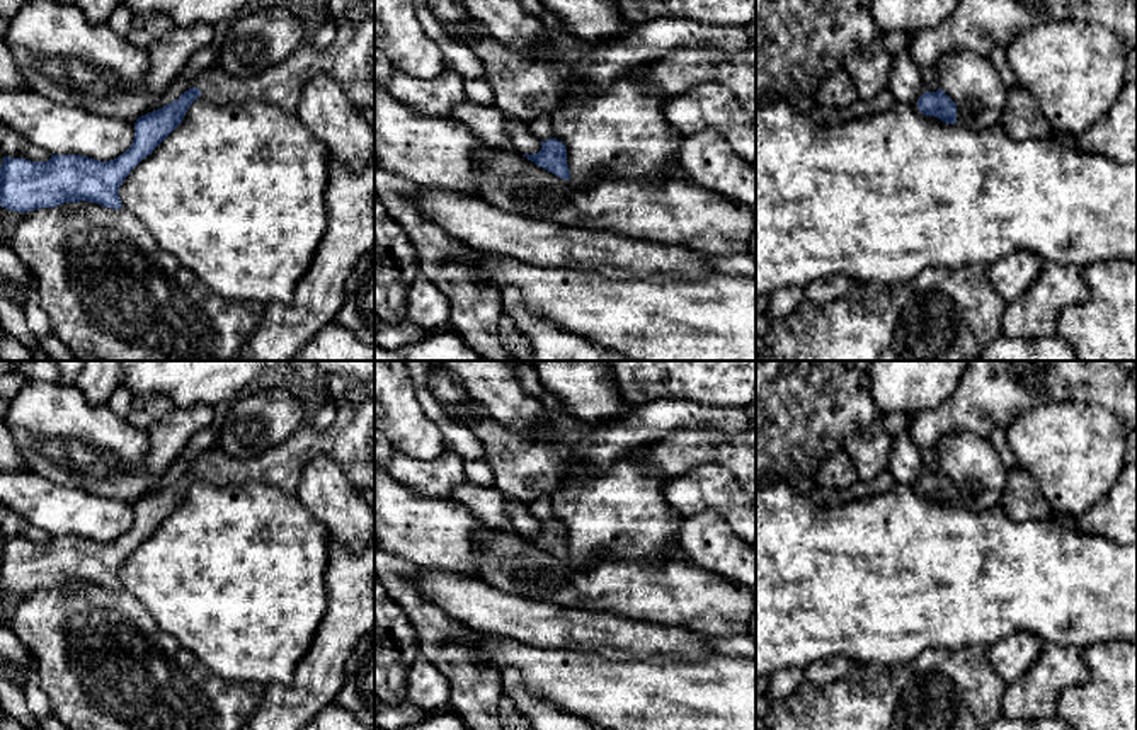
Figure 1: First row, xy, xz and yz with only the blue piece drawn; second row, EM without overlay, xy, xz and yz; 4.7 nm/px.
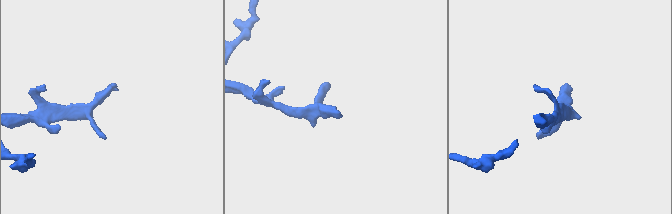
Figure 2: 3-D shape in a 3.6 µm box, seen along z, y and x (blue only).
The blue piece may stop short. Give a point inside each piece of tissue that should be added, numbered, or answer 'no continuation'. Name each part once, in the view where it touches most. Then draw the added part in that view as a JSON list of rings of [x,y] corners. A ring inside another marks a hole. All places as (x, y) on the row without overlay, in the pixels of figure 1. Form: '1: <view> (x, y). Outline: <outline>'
1: xy (349, 441). Outline: [[[329,376],[327,393],[337,405],[334,424],[317,432],[301,427],[259,458],[233,458],[213,448],[194,459],[203,480],[228,487],[264,482],[296,495],[305,466],[318,456],[332,458],[357,490],[374,488],[374,376],[359,381]]]

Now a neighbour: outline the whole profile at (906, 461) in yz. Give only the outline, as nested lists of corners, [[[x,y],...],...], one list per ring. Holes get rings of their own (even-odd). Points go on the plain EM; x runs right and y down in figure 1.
[[[909,431],[894,439],[888,471],[892,473],[895,485],[912,487],[917,487],[919,478],[926,473],[921,449],[912,441]]]

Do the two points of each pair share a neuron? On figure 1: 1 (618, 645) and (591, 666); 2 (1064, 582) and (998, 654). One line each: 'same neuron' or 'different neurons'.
1: different neurons
2: different neurons

